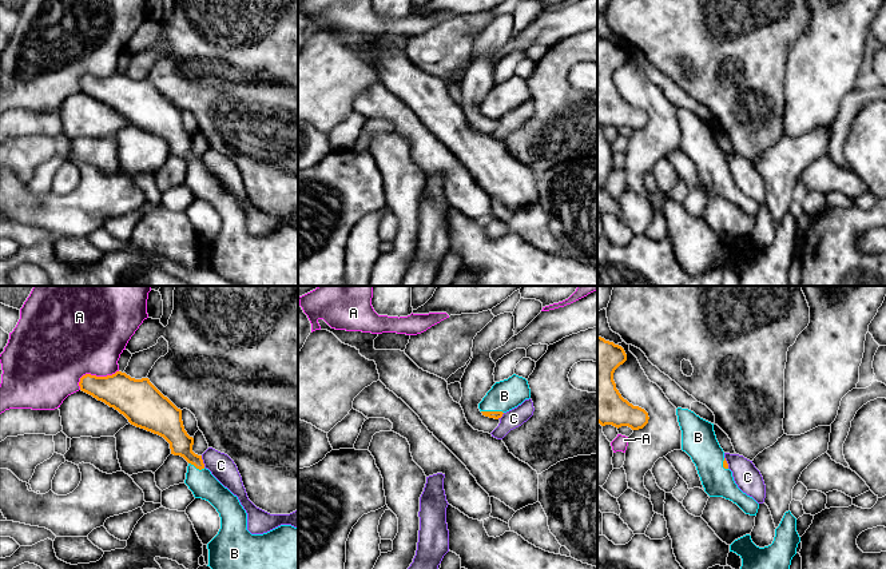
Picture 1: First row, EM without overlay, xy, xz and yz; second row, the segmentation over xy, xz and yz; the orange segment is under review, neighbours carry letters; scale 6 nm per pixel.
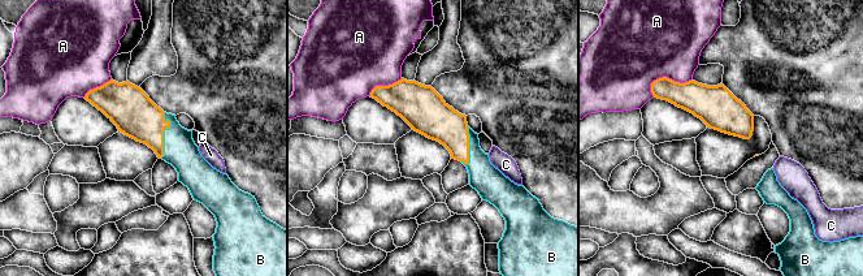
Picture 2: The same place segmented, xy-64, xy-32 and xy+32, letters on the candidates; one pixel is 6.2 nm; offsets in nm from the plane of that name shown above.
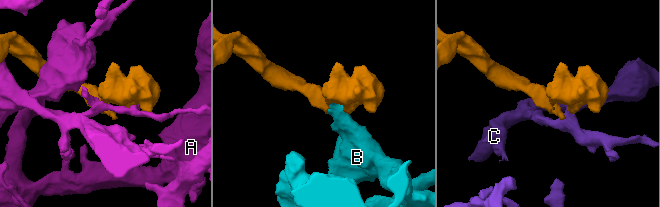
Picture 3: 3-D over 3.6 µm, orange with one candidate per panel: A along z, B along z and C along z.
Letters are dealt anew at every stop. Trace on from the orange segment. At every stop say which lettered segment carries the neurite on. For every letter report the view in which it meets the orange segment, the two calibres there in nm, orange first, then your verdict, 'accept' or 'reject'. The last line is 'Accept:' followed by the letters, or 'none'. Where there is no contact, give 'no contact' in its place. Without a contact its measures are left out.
A: meets orange in xy; 220 nm thick on the orange side, 460 nm on the other; reject
B: meets orange in xz; 50 nm thick on the orange side, 190 nm on the other; accept
C: meets orange in xy; 140 nm thick on the orange side, 150 nm on the other; reject
Accept: B

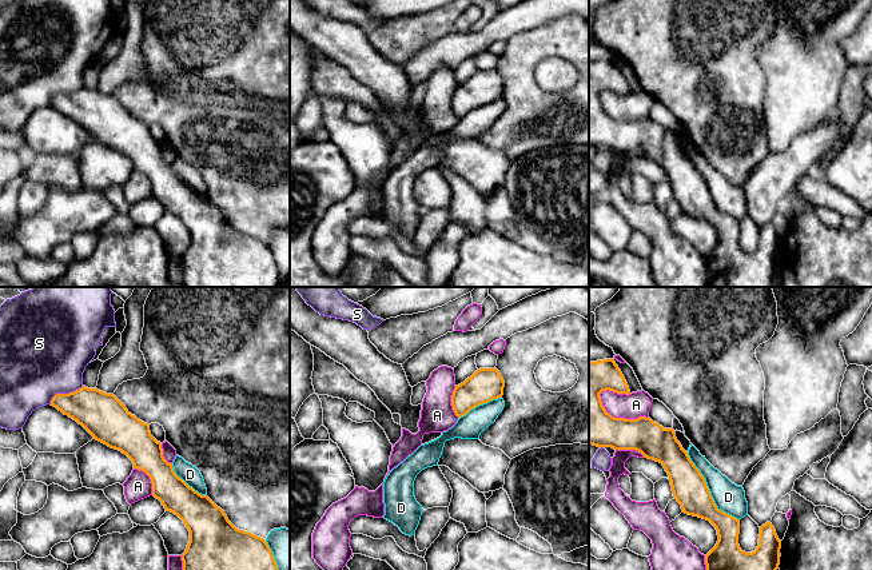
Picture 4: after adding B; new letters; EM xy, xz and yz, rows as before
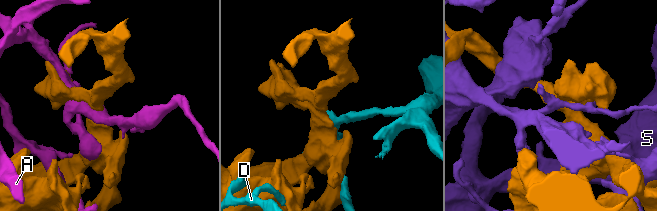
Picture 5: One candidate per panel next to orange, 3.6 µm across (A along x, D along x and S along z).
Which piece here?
A: meets orange in yz; 260 nm thick on the orange side, 150 nm on the other; reject
D: meets orange in yz; 200 nm thick on the orange side, 180 nm on the other; reject
S: meets orange in xy; 260 nm thick on the orange side, 460 nm on the other; reject
Accept: none

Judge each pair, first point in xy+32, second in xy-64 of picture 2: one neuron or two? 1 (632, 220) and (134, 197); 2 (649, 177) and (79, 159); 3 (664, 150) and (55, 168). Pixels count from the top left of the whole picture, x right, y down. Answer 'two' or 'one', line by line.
1: one
2: two
3: one

